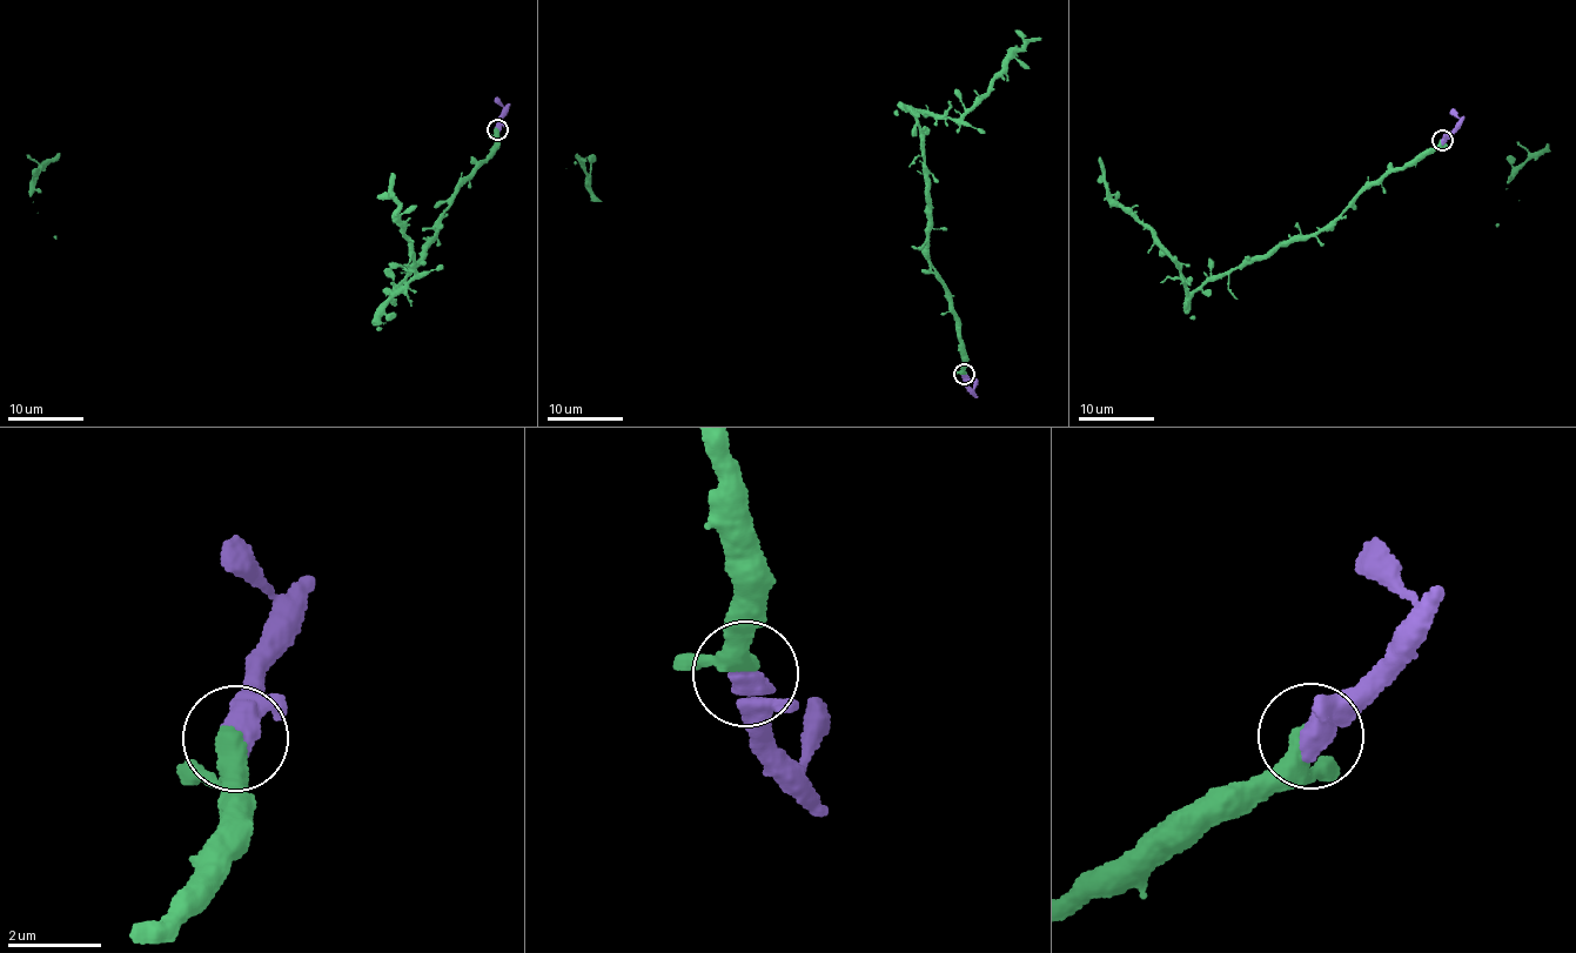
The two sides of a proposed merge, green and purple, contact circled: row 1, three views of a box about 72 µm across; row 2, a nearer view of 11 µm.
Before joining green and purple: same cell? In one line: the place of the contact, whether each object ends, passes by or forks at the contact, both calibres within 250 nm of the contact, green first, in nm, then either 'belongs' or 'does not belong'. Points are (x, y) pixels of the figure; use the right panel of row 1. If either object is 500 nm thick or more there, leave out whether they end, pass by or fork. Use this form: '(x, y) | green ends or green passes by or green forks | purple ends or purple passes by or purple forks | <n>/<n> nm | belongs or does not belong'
(1442, 140) | 360/550 nm | belongs

